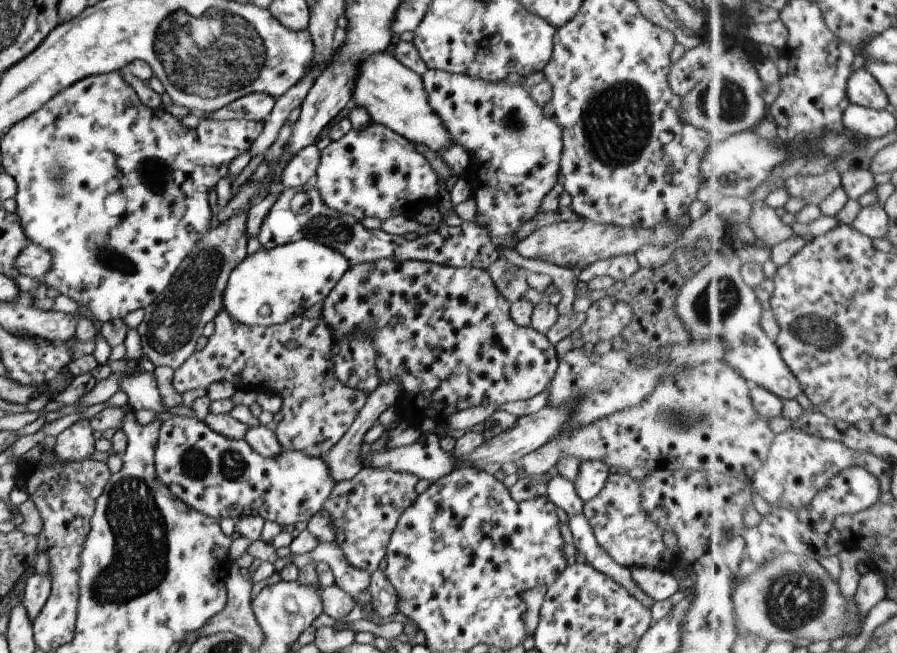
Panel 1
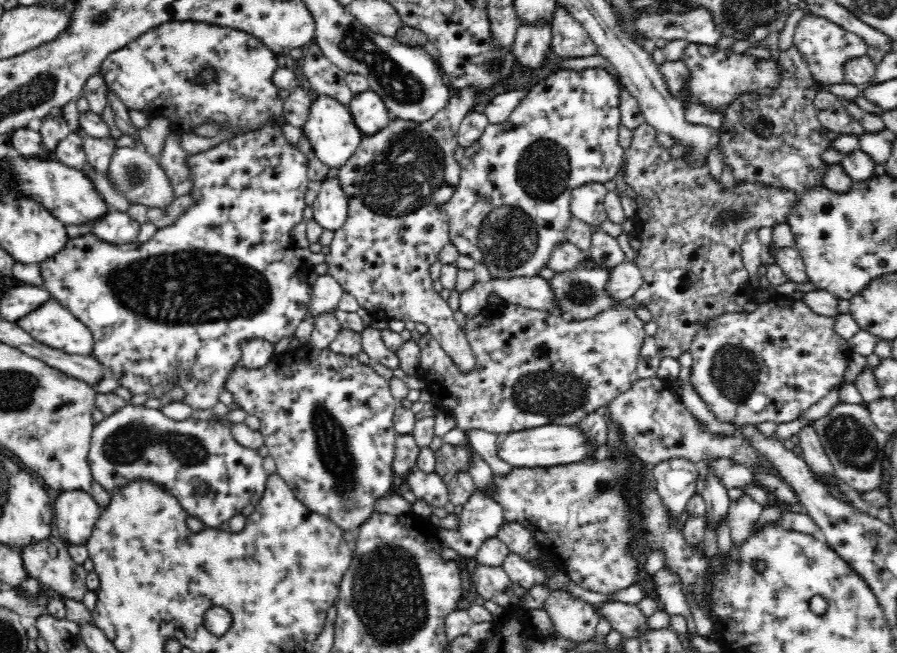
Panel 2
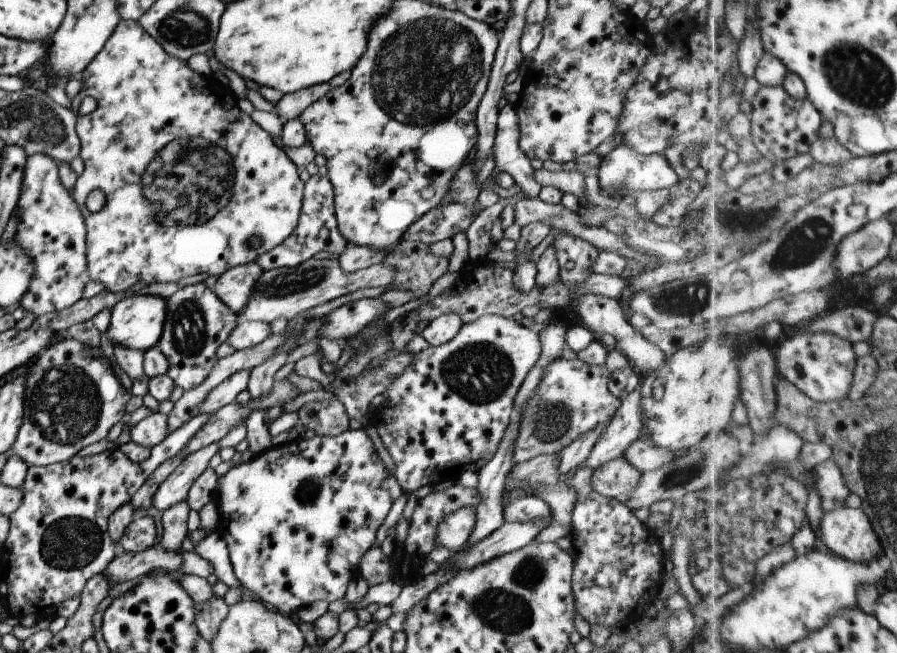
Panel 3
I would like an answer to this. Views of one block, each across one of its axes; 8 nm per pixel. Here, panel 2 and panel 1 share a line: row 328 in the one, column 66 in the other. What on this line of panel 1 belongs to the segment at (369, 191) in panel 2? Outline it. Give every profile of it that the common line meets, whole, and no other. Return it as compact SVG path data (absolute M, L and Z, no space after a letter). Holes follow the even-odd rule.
M88 420L76 421L56 437L53 452L66 464L88 459L96 450L92 432Z

